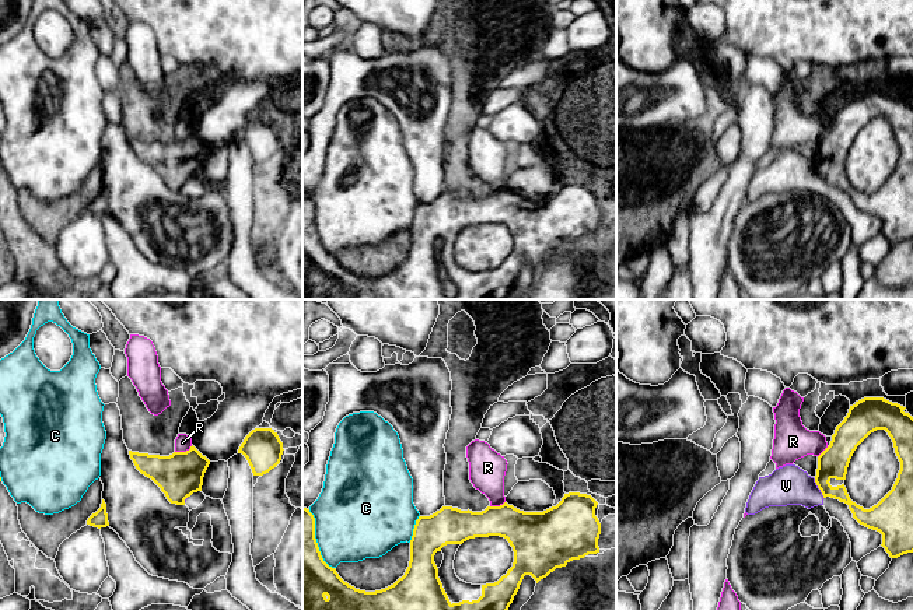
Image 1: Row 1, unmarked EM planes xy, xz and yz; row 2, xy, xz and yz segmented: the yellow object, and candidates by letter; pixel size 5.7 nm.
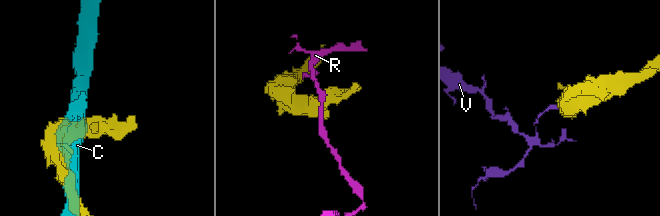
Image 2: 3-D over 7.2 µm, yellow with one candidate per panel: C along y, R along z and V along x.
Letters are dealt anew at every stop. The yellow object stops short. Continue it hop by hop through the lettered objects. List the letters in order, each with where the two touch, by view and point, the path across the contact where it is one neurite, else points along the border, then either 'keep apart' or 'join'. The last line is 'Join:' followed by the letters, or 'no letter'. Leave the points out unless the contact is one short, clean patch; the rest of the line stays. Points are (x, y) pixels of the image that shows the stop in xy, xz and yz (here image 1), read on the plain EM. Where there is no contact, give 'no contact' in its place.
C: meets yellow in xz at (413, 216); keep apart
R: meets yellow in xy at (184, 139); border along xy (192, 132), (185, 137), (175, 139); keep apart
V: meets yellow in yz at (818, 174); border along yz (814, 165), (824, 185); keep apart
Join: no letter

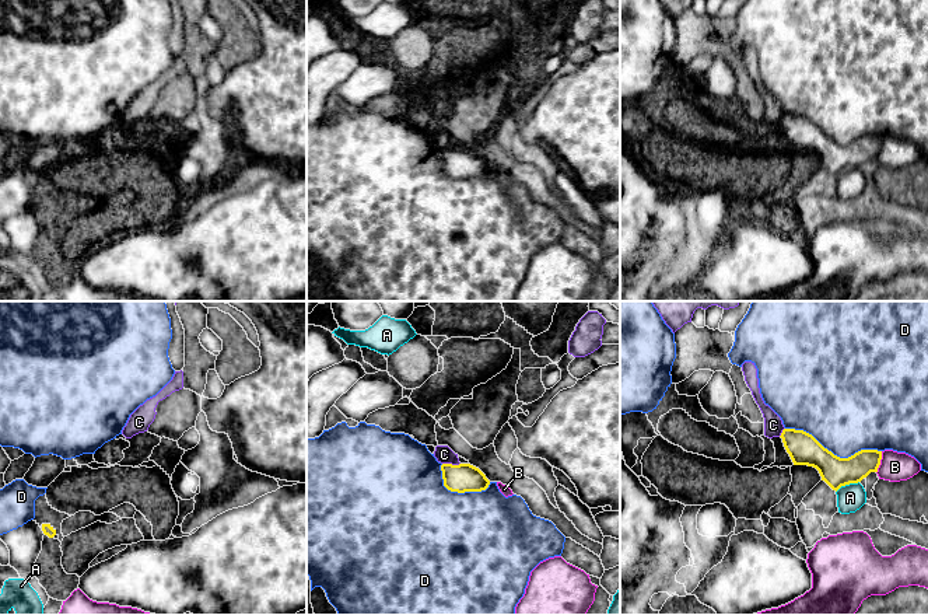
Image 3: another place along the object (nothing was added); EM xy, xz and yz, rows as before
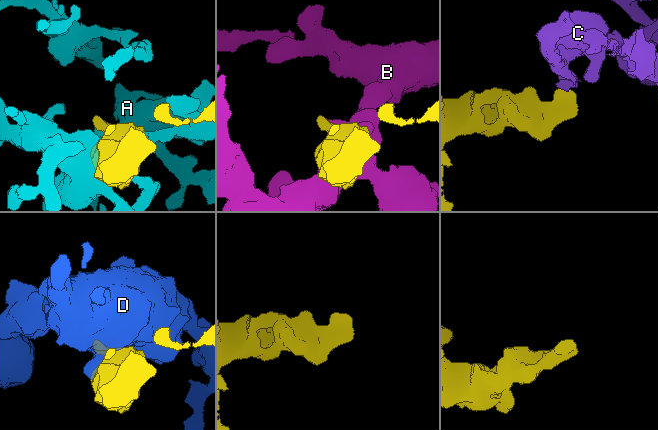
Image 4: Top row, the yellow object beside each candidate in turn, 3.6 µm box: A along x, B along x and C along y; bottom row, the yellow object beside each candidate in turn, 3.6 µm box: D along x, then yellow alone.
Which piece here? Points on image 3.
A: meets yellow in yz at (847, 170); keep apart
B: meets yellow in yz at (879, 149); keep apart
C: meets yellow in xz at (451, 150); border along xz (443, 149), (459, 150); keep apart
D: meets yellow in yz at (832, 139); keep apart
Join: no letter

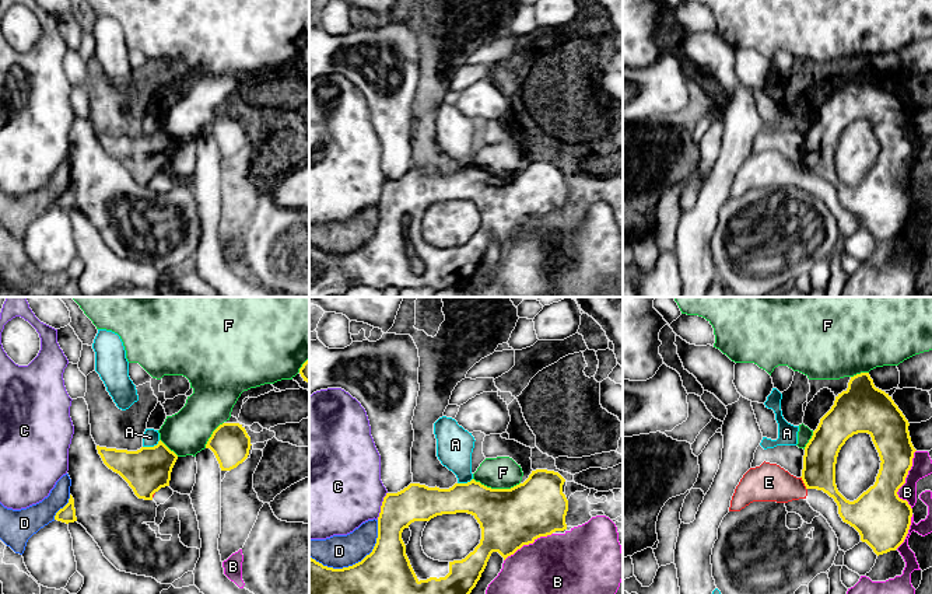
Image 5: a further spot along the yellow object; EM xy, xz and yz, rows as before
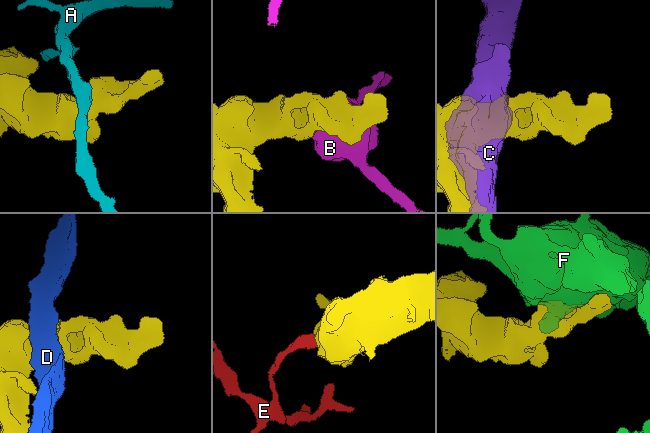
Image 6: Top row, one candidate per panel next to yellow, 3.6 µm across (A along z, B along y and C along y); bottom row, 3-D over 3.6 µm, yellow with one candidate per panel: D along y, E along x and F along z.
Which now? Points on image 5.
A: meets yellow in xy at (151, 133); border along xy (160, 126), (153, 132), (143, 133); keep apart
B: meets yellow in yz at (904, 167); keep apart
C: meets yellow in xz at (381, 192); keep apart
D: meets yellow in xz at (356, 250); keep apart
E: meets yellow in yz at (803, 168); border along yz (801, 163), (806, 175); keep apart
F: meets yellow in xz at (497, 175); keep apart
Join: no letter

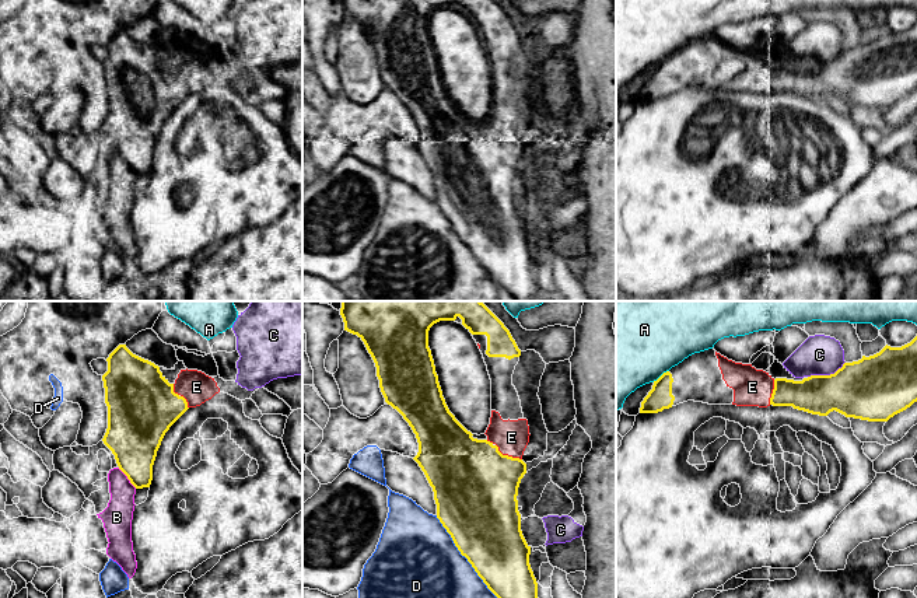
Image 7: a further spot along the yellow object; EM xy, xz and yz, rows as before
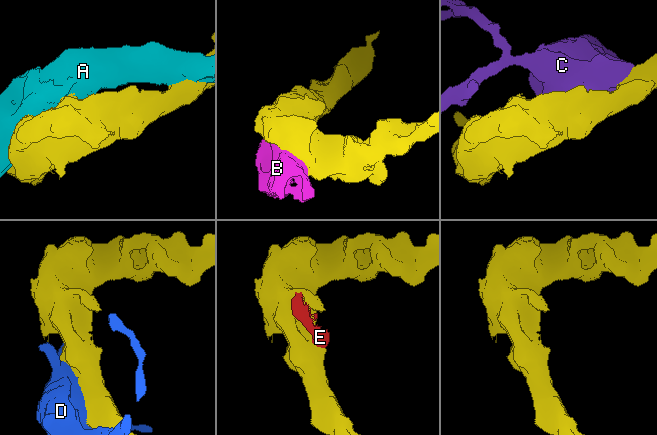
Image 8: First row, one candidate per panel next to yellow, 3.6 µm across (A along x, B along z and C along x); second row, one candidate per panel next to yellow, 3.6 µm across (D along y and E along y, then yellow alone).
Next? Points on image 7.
A: meets yellow in yz at (661, 62); keep apart
B: meets yellow in xy at (128, 164); keep apart
C: meets yellow in yz at (826, 62); keep apart
D: meets yellow in xz at (466, 244); keep apart
E: meets yellow in xz at (507, 142); join
Join: E

